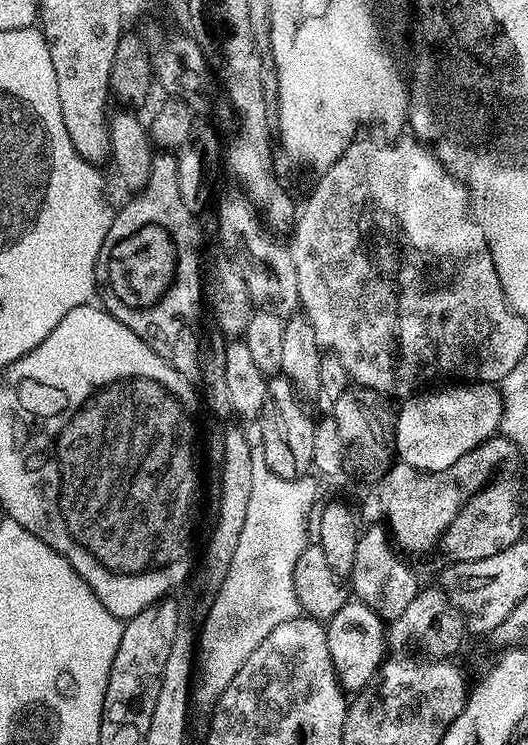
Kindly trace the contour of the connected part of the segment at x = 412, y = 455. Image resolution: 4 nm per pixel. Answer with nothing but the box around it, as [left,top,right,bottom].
[395,382,504,472]

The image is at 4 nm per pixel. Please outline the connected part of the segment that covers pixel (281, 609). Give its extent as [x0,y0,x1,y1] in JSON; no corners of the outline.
[198,442,317,694]

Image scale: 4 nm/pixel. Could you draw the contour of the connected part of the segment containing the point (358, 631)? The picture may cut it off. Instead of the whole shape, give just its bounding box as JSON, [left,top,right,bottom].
[326,598,389,694]

